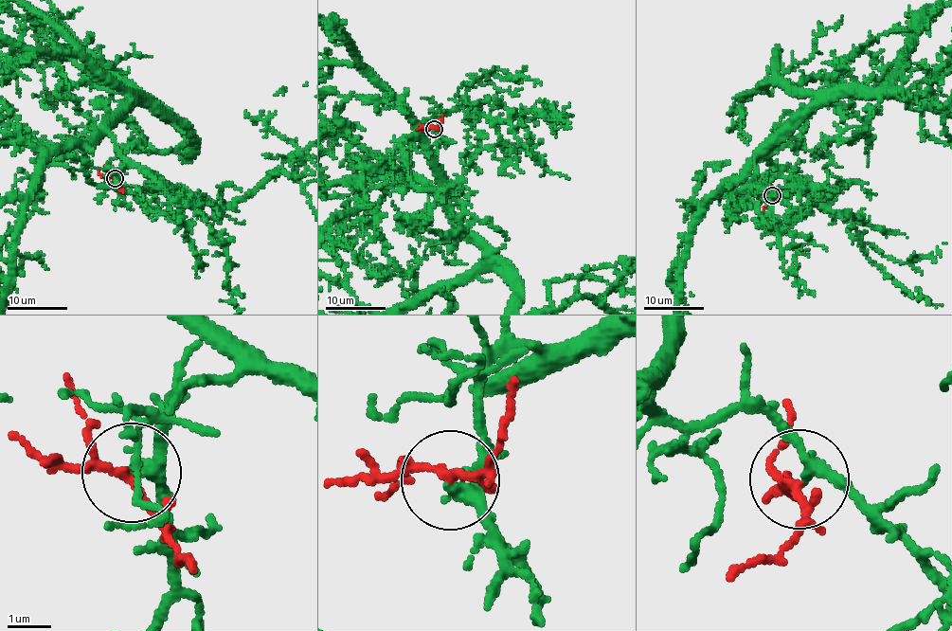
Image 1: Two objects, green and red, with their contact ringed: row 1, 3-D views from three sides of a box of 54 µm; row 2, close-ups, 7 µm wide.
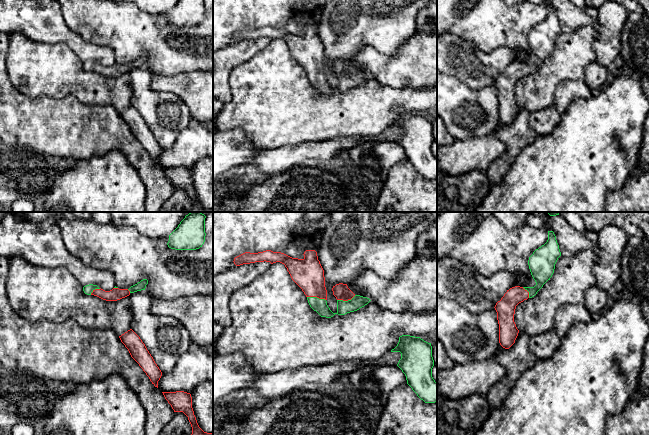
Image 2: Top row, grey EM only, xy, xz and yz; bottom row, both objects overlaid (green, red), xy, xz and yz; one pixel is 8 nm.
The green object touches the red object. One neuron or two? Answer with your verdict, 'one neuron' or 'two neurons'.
one neuron

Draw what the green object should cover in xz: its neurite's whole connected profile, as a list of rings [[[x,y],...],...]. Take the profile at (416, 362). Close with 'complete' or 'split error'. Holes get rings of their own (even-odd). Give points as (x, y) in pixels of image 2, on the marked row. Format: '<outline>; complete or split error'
[[[402,335],[391,352],[401,353],[397,366],[417,396],[425,403],[437,402],[437,383],[432,377],[434,360],[431,343],[420,337]]]; complete

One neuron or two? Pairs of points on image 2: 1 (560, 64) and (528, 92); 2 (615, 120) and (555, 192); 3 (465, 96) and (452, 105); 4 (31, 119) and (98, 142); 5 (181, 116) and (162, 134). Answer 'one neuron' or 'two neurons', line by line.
1: one neuron
2: one neuron
3: one neuron
4: one neuron
5: one neuron

